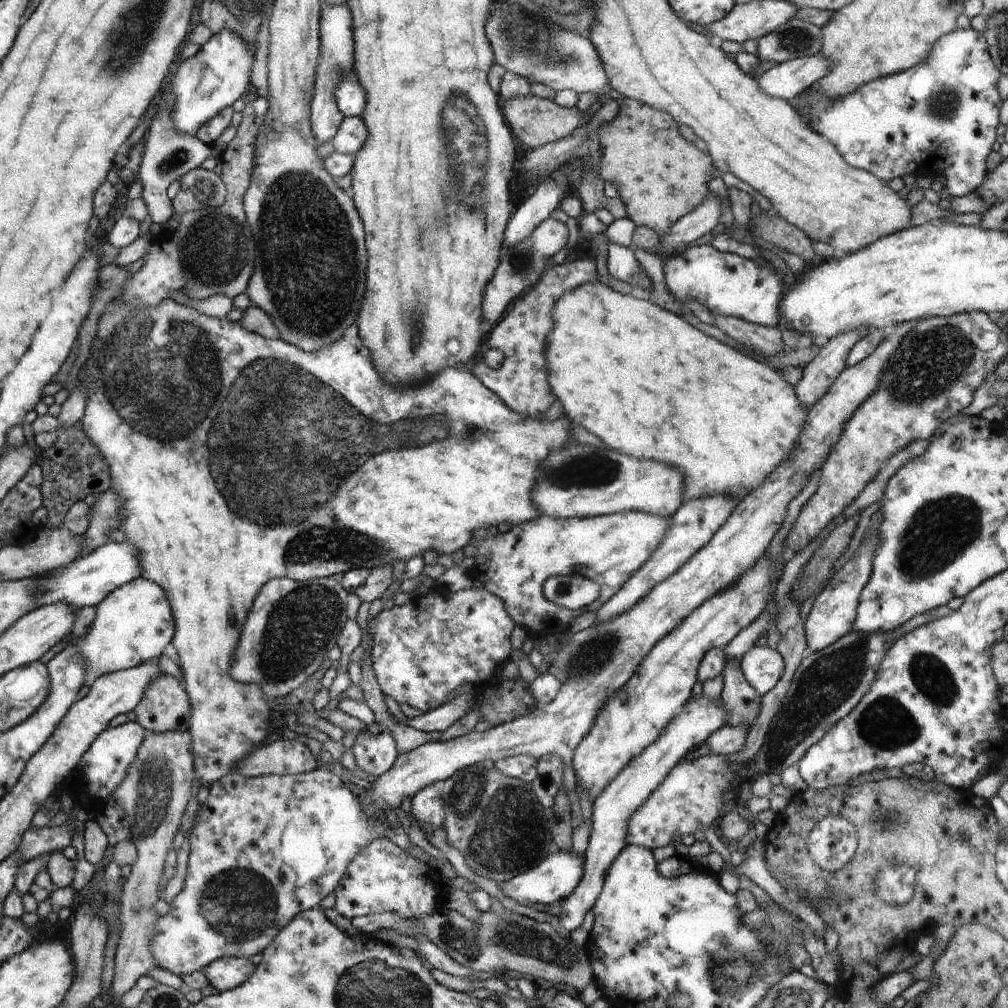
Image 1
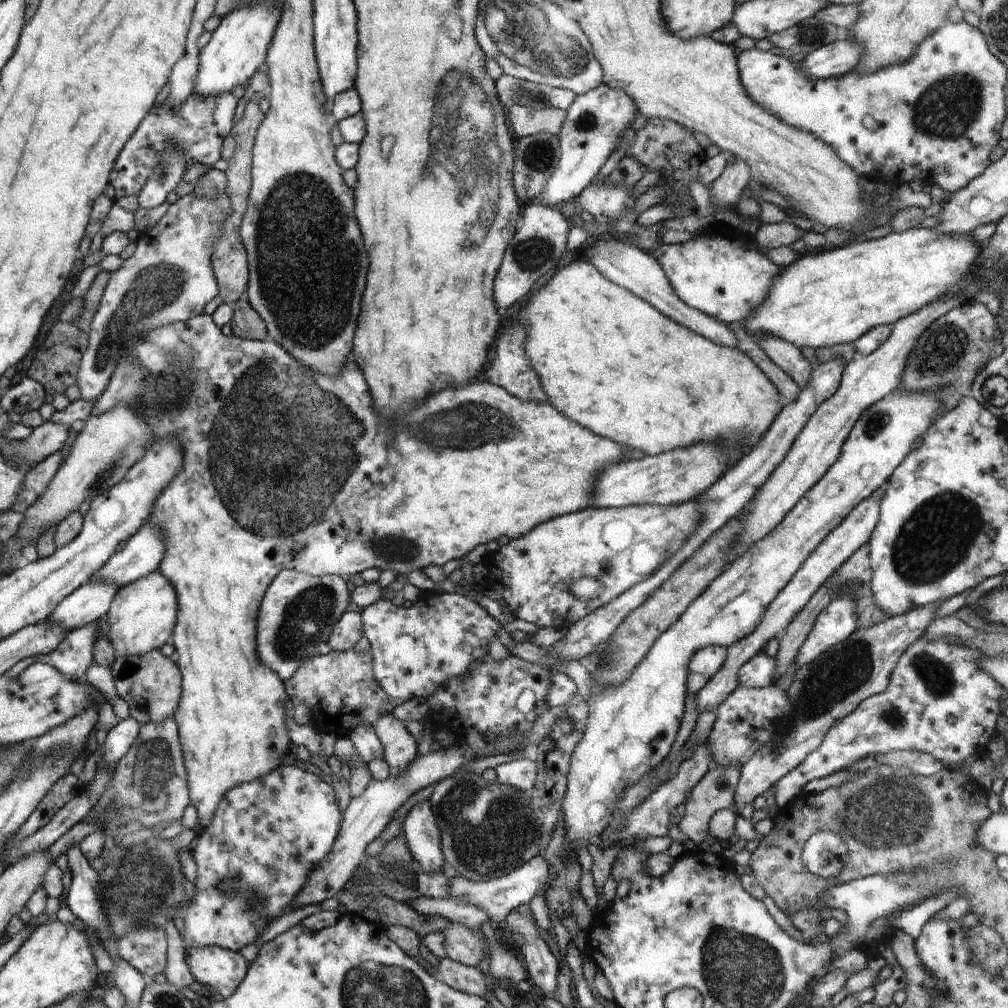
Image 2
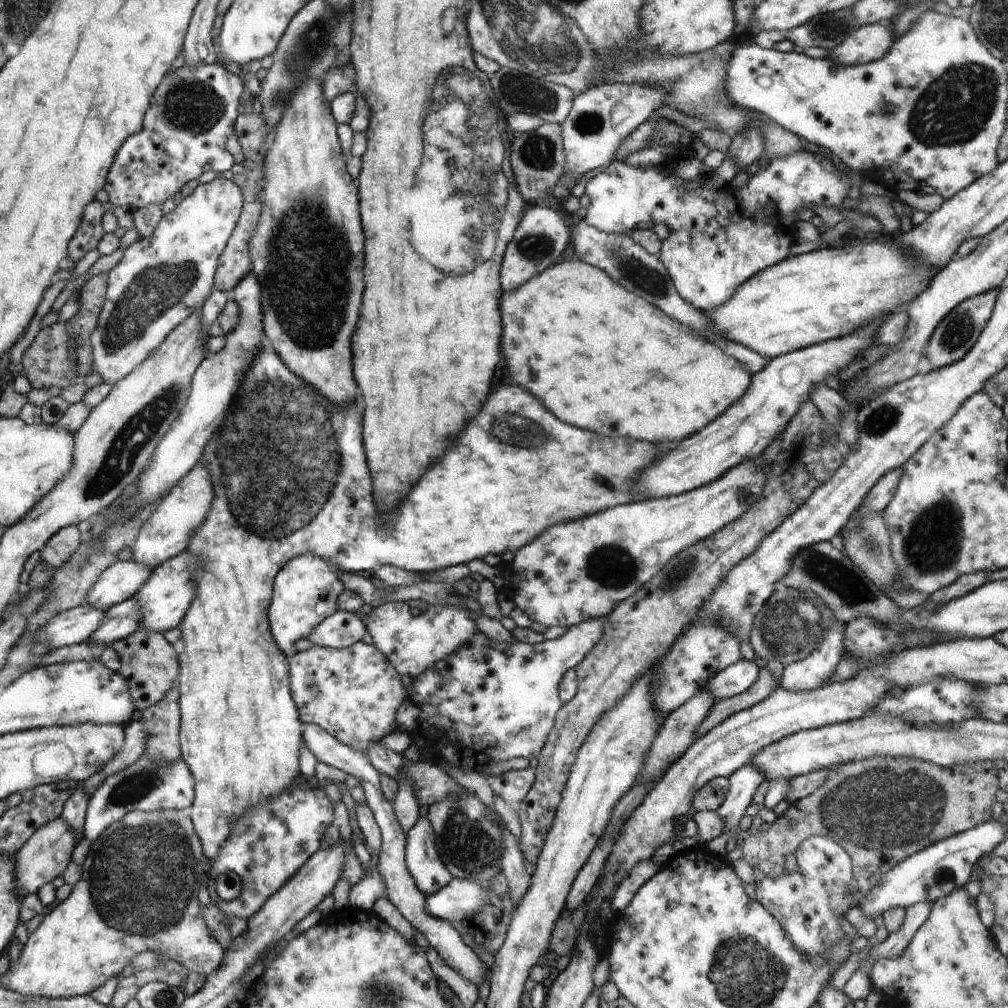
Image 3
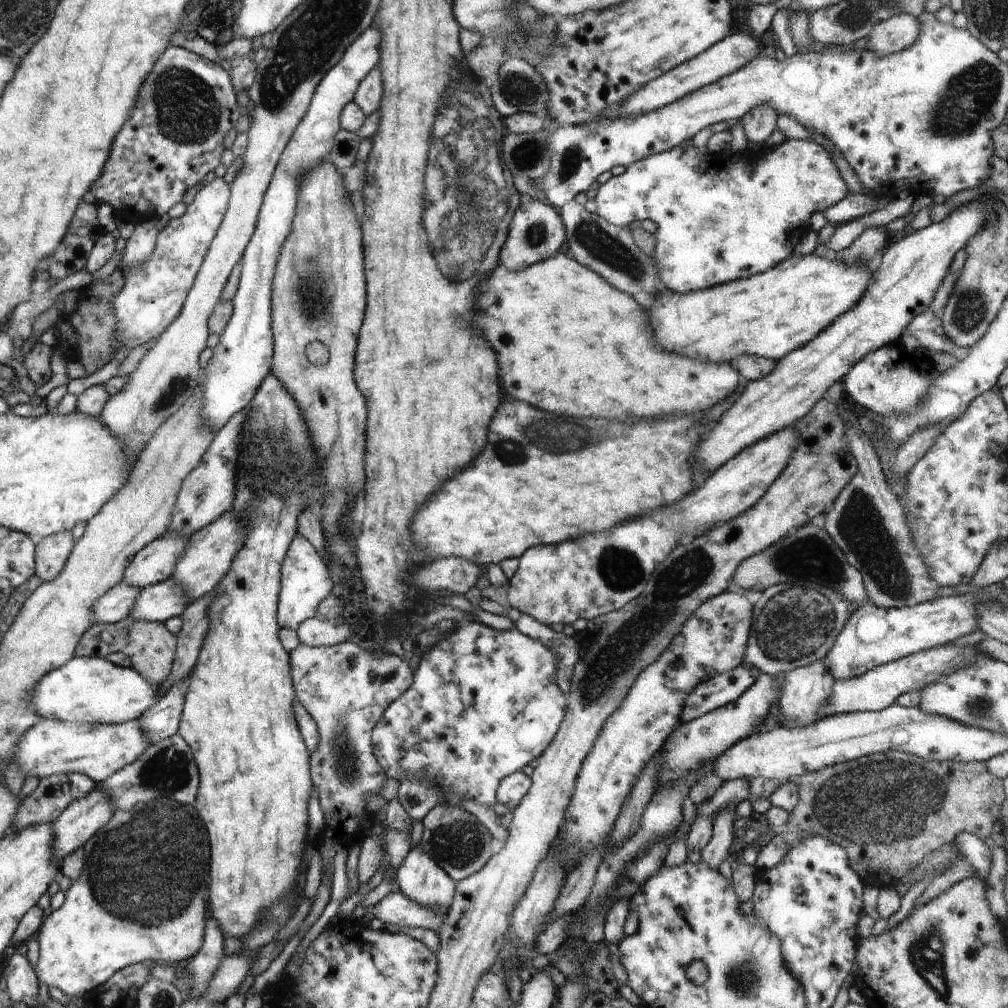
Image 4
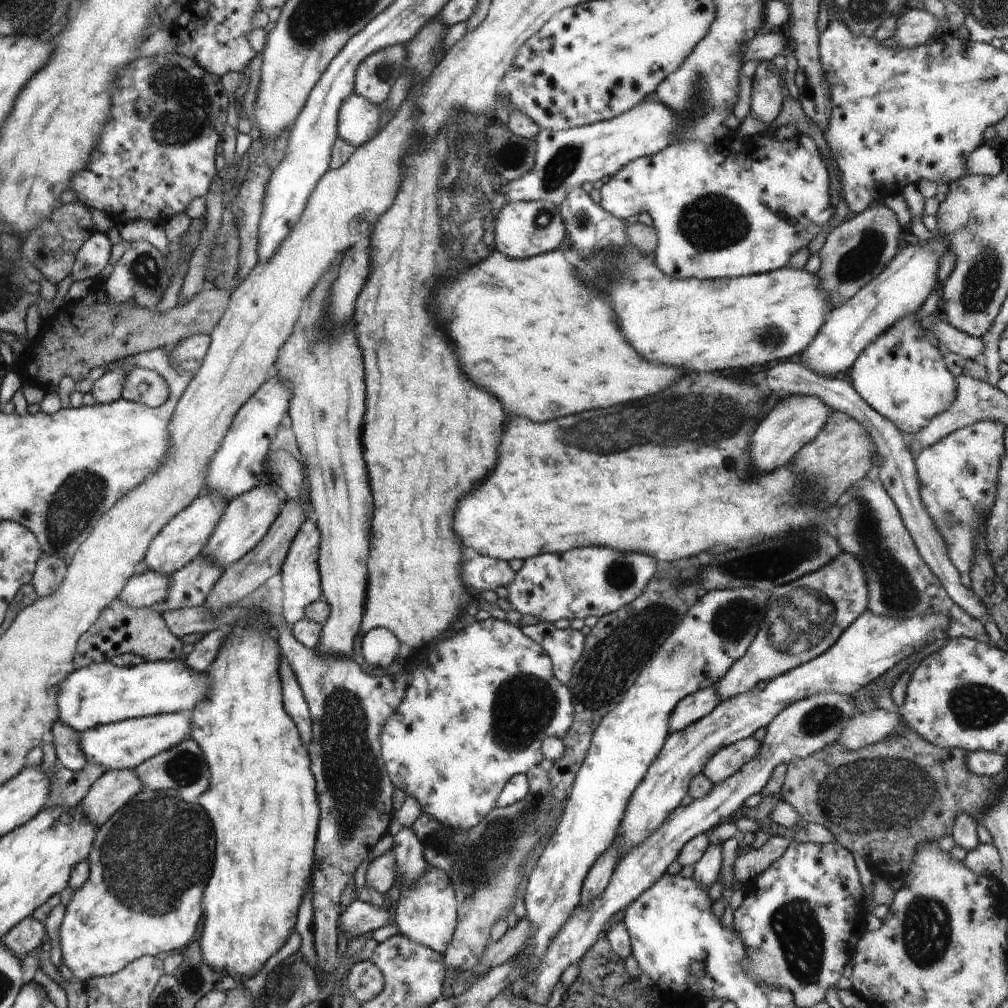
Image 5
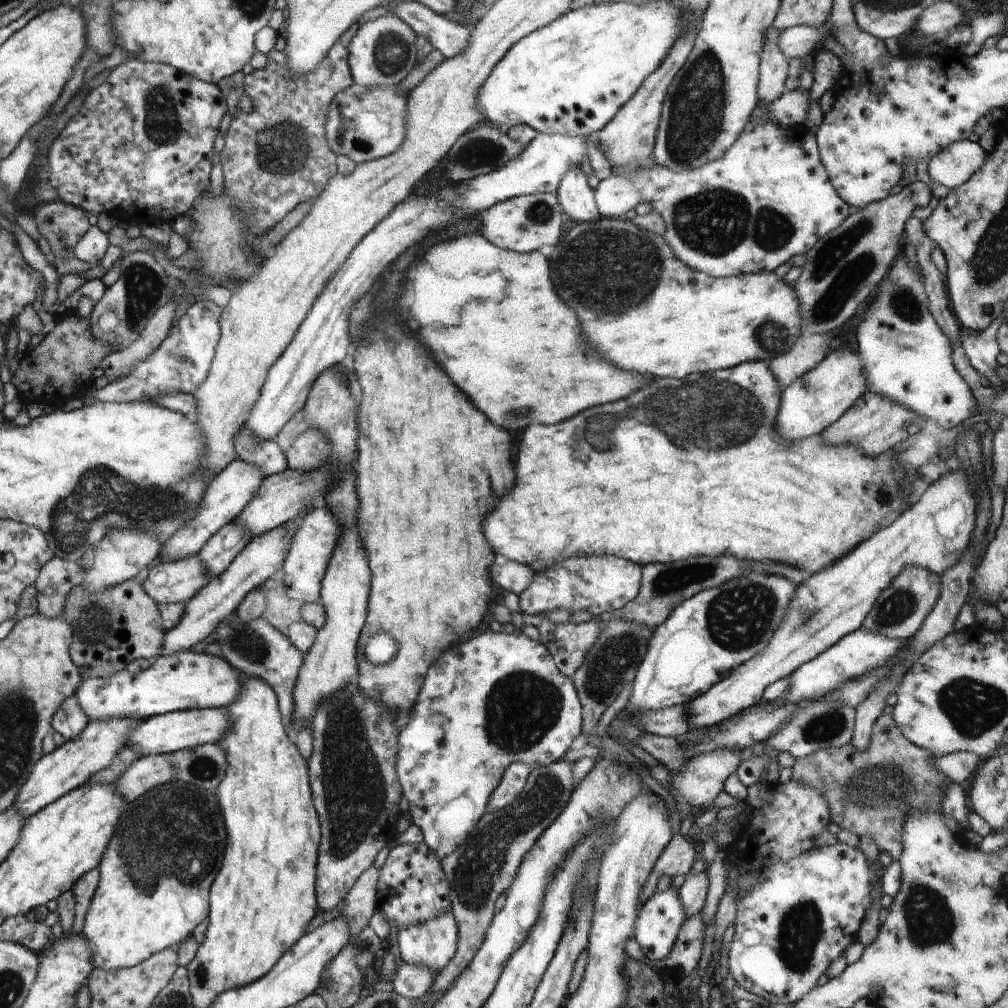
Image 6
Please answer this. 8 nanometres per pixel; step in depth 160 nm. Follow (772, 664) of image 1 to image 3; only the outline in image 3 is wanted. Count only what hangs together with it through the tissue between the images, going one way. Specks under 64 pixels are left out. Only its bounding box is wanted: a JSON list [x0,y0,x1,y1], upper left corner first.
[705,658,762,702]

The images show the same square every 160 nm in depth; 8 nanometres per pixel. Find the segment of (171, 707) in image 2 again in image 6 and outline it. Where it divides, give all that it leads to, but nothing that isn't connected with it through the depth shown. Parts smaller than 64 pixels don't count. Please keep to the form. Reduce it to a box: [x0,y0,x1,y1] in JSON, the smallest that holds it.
[63,579,167,678]

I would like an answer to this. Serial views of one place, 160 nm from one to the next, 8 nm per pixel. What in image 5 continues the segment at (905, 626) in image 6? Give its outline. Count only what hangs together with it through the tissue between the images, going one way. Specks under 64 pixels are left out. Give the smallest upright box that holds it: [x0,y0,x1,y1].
[834,478,998,646]

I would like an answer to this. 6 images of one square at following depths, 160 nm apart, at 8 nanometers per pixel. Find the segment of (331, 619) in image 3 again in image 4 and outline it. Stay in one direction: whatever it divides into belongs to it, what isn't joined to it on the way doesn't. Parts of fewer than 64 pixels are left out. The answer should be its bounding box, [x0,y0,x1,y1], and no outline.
[296,615,354,647]

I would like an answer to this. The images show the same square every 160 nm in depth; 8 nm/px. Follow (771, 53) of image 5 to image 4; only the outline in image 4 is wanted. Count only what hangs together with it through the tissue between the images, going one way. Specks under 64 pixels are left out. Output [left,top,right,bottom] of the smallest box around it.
[604,32,765,117]

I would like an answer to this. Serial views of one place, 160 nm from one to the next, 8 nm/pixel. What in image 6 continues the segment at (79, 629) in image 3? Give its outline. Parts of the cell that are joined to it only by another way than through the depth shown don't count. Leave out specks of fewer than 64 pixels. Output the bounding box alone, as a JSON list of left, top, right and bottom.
[140,555,210,604]

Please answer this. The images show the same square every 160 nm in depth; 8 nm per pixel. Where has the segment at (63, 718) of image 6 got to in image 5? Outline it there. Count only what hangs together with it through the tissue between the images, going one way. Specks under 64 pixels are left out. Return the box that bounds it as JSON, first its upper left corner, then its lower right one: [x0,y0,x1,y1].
[49,721,86,772]

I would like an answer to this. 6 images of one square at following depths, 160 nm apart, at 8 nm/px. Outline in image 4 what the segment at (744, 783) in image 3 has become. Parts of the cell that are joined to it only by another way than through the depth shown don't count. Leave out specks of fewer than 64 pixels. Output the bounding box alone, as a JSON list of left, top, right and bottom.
[701,807,736,869]

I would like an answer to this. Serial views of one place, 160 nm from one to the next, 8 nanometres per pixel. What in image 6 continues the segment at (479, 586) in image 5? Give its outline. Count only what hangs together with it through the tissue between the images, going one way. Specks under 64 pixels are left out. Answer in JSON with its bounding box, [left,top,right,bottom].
[492,560,534,596]

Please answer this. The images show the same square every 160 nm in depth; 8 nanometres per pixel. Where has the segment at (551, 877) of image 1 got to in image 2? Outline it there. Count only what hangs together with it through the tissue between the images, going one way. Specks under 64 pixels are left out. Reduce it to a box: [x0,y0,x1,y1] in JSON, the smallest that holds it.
[448,854,549,927]

